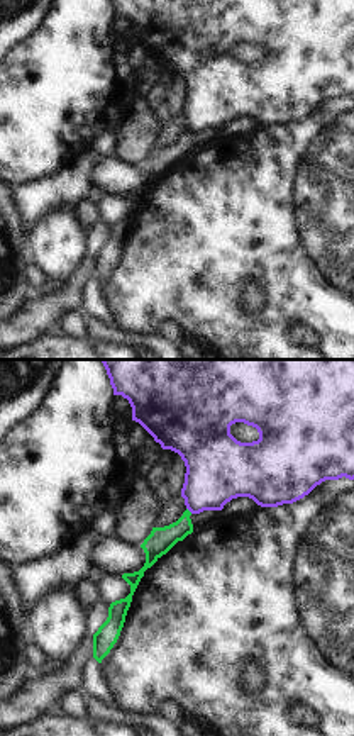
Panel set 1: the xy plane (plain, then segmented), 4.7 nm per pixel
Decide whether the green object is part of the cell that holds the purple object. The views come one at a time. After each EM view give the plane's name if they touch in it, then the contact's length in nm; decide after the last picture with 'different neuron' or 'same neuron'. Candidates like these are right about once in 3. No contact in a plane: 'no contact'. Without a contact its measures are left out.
xy | 40 nm

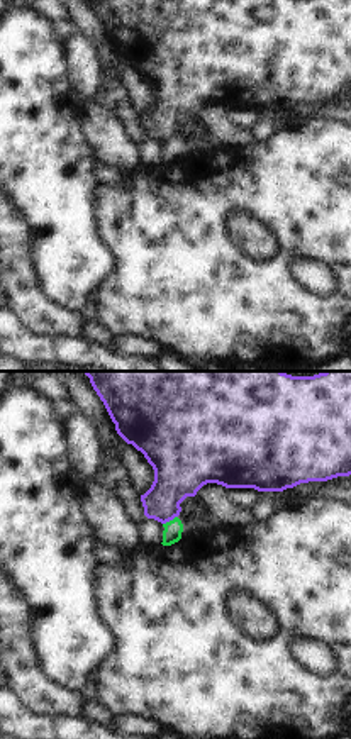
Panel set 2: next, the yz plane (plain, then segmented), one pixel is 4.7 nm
yz | 80 nm

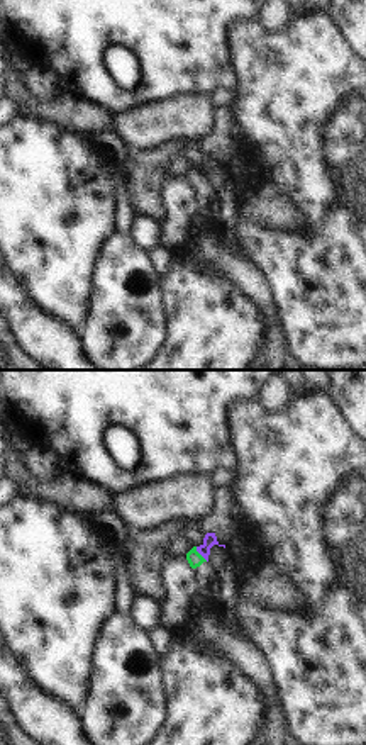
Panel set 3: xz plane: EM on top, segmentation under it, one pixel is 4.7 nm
xz | 90 nm

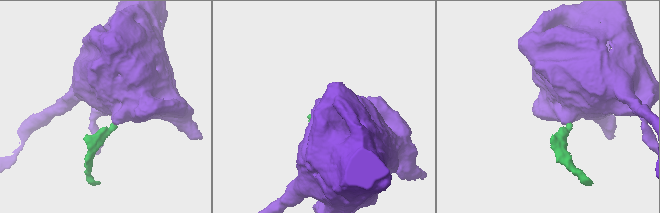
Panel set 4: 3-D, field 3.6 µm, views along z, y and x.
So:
different neuron

